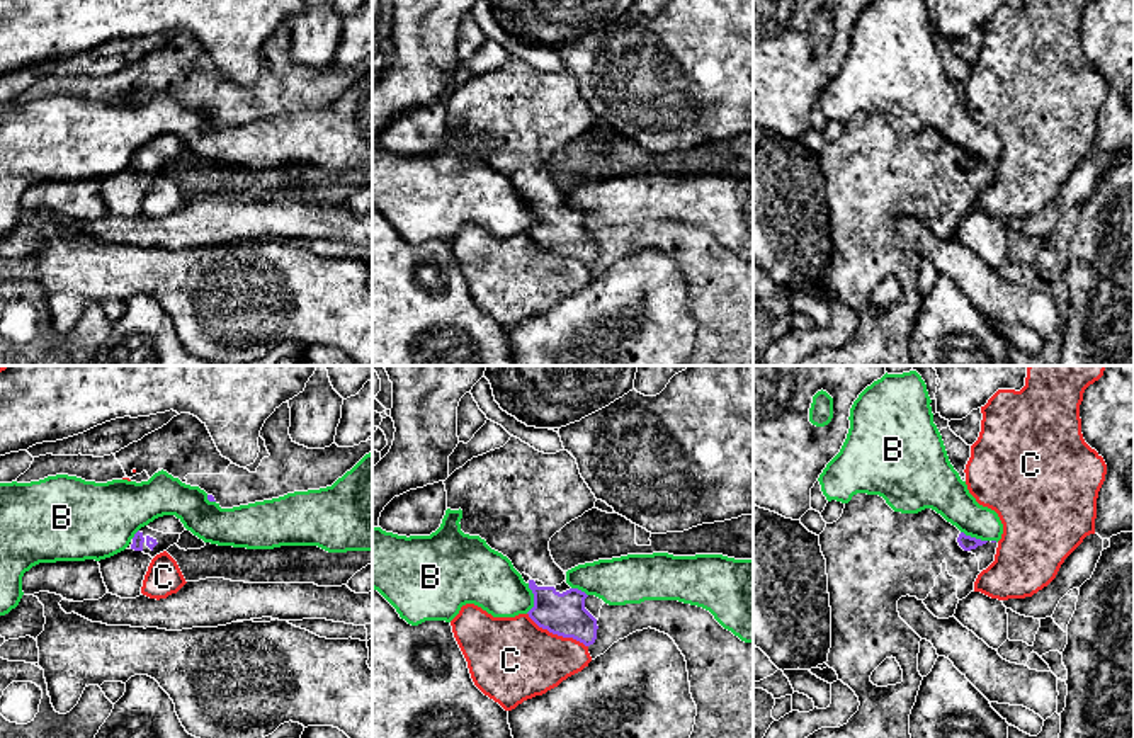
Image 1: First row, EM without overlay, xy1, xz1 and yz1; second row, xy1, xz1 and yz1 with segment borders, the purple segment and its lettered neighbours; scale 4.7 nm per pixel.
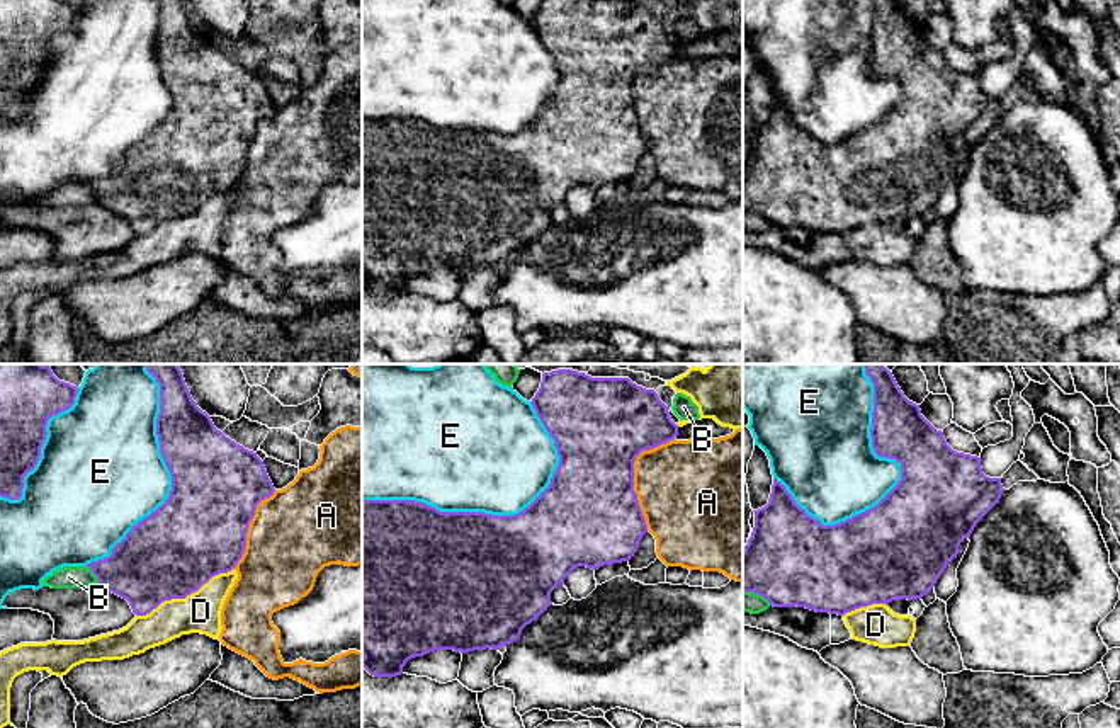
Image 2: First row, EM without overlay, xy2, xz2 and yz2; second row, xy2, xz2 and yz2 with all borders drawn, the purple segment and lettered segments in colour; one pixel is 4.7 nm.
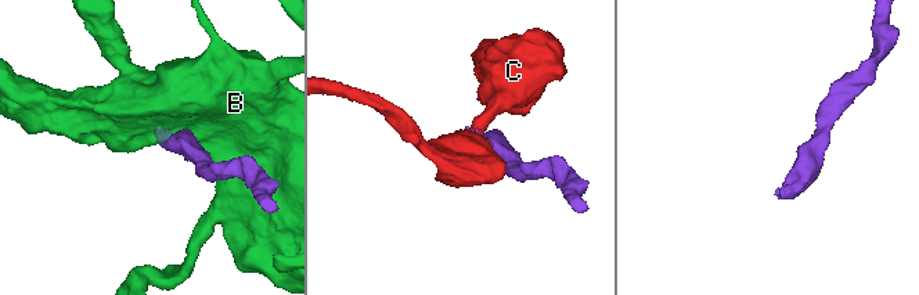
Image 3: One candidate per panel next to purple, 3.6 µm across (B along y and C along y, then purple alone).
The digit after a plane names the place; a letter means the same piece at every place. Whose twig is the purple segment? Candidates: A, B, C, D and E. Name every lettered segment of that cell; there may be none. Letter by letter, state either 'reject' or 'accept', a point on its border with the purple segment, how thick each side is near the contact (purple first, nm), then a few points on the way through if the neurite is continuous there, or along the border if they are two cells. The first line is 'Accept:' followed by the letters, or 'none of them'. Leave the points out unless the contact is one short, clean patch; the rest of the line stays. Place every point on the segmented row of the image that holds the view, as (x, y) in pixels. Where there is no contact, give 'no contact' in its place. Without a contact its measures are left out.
Accept: none of them
A: reject; contact xz2 (633, 475); calibres 440 and 440 nm
B: reject; contact xz1 (534, 599); calibres 200 and 280 nm
C: reject; contact xz1 (556, 633); calibres 200 and 400 nm
D: reject; contact xy2 (184, 597); calibres 420 and 190 nm
E: reject; contact xz2 (469, 512); calibres 500 and 500 nm

